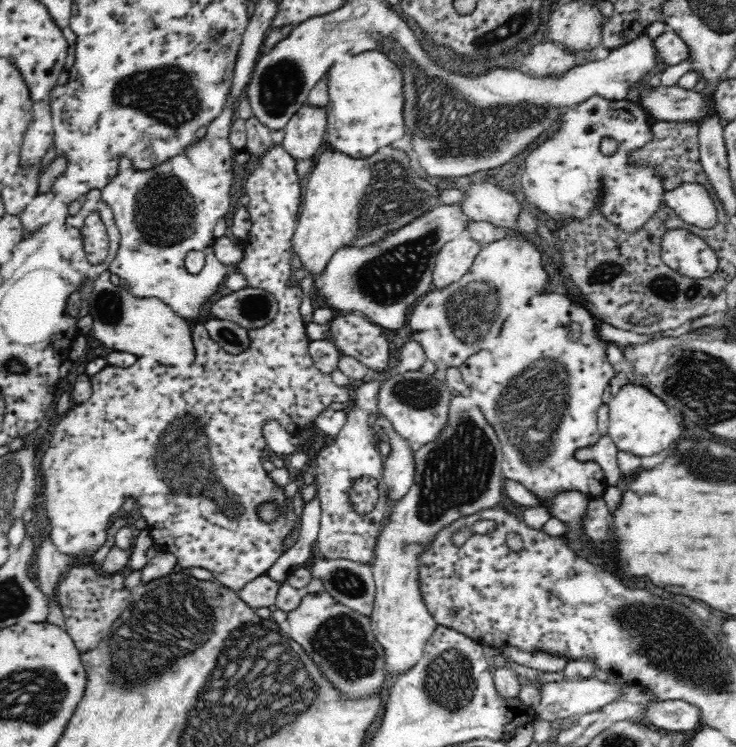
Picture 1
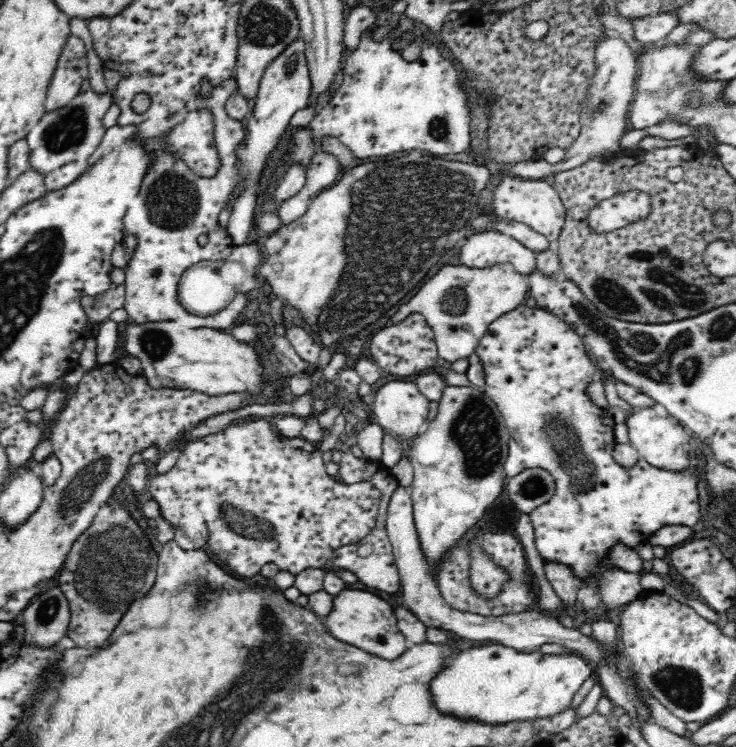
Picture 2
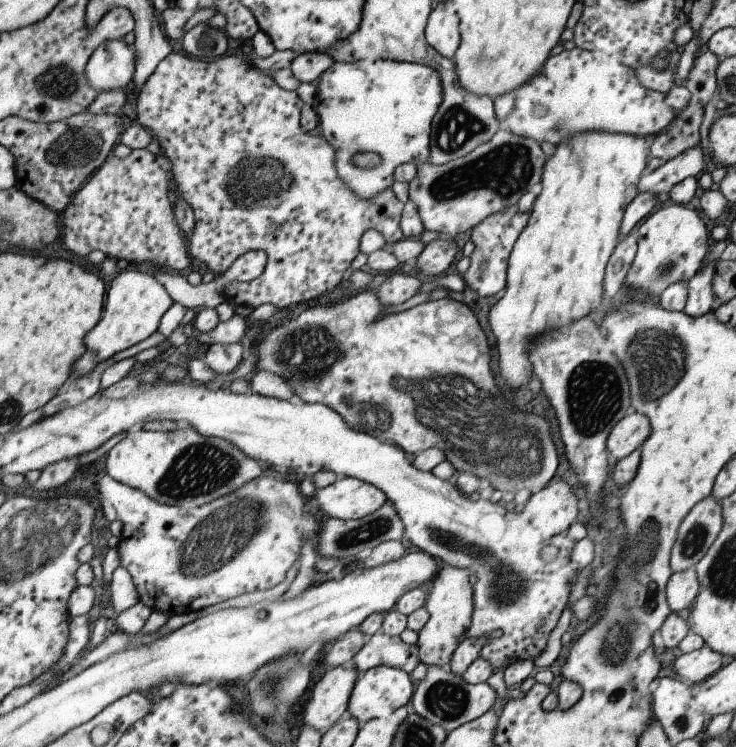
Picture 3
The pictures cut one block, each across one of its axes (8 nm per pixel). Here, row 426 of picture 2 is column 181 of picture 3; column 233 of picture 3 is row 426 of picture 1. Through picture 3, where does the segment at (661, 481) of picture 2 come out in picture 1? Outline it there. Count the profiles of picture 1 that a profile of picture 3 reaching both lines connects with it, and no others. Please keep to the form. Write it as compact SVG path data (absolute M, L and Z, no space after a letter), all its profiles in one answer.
M543 293L532 298L524 306L517 307L508 316L501 327L497 342L493 348L480 350L480 352L472 354L471 357L468 357L464 361L462 366L459 366L462 378L469 388L469 397L476 403L477 408L481 410L483 417L492 426L497 439L500 441L503 452L504 478L523 484L530 492L538 496L541 502L544 502L546 499L551 499L555 492L563 490L576 490L586 495L587 498L600 497L606 485L605 476L600 465L592 459L585 460L580 454L581 449L594 446L601 437L598 432L598 426L596 425L596 410L606 400L604 394L608 381L616 377L619 373L619 367L611 364L608 360L608 354L606 352L608 352L610 343L598 335L598 328L599 323L594 317L592 309L586 310L586 306L580 303L574 303L570 298L567 298L566 294Z

